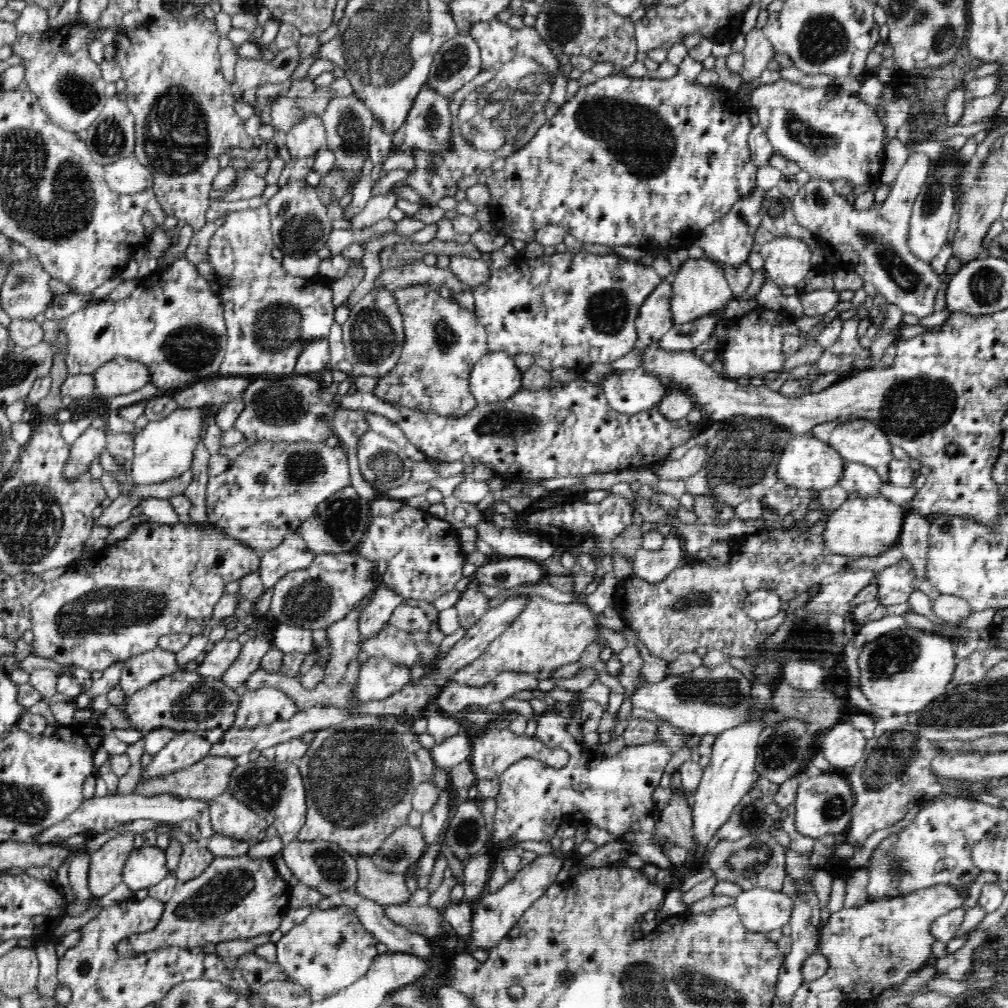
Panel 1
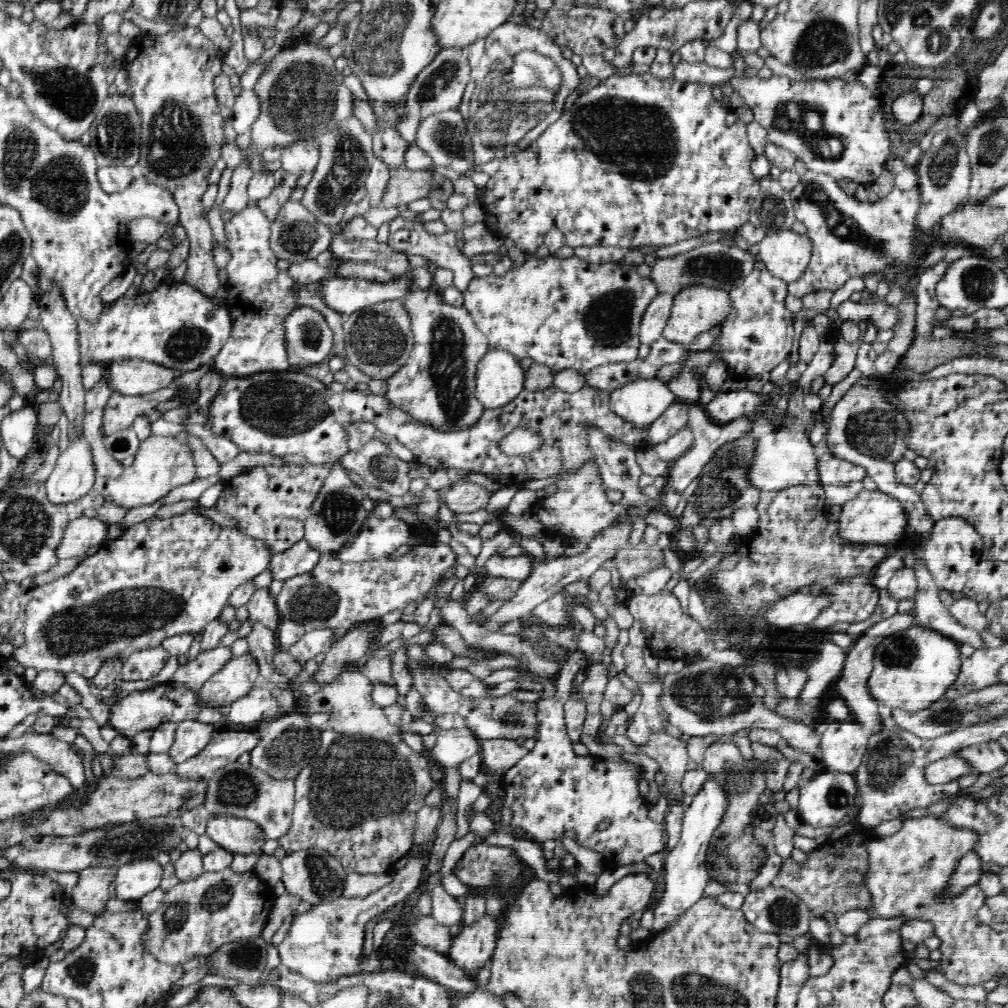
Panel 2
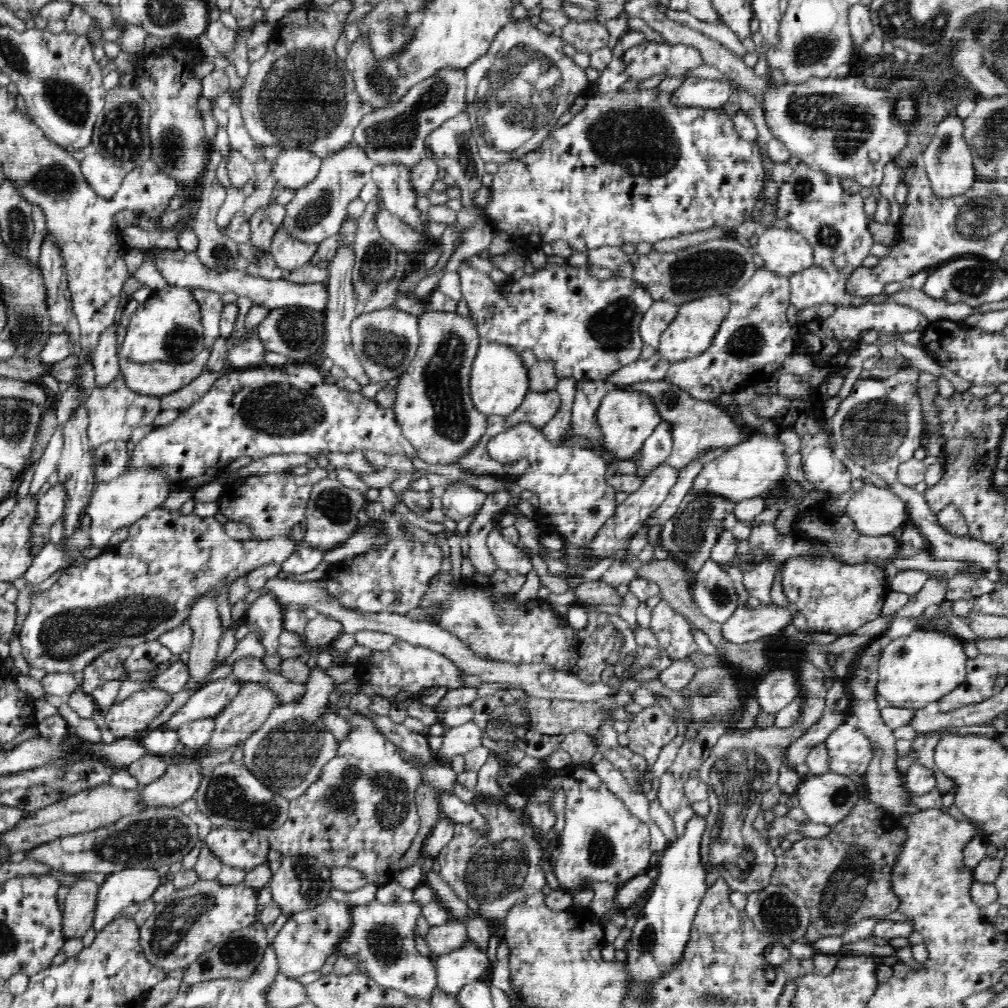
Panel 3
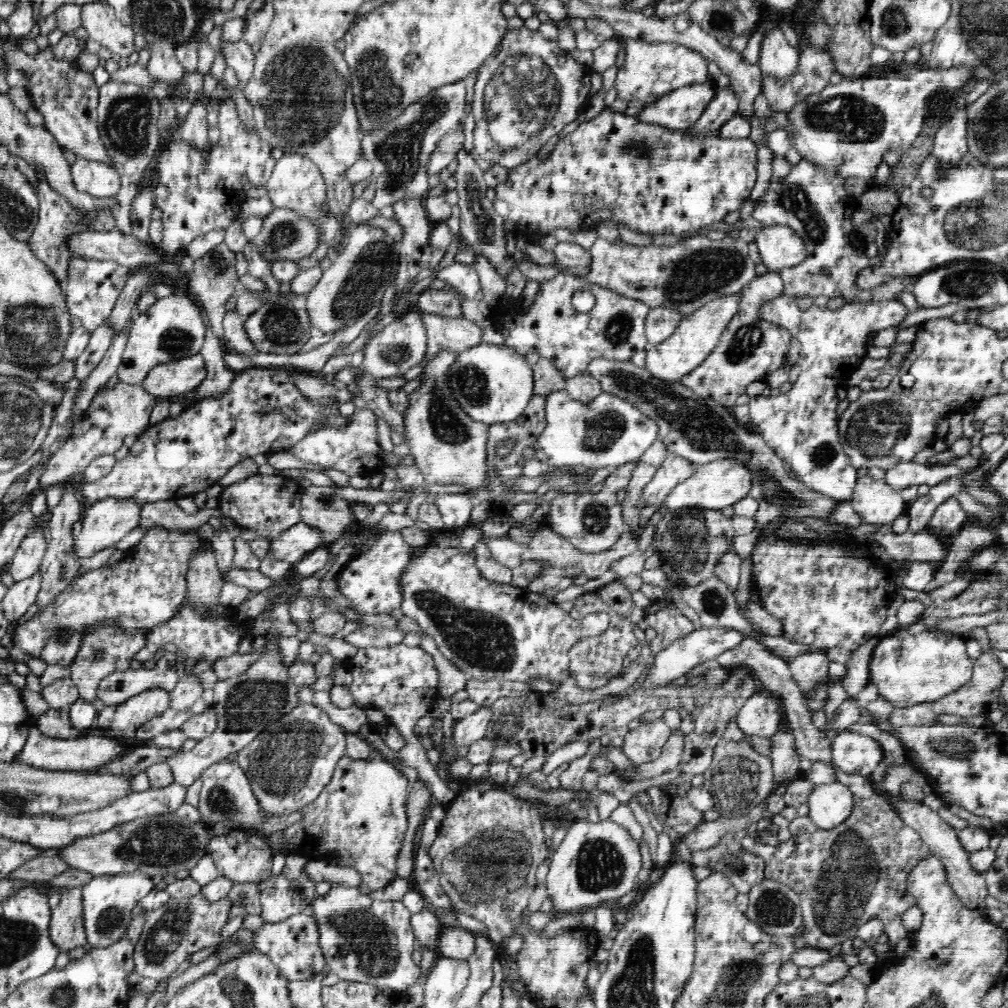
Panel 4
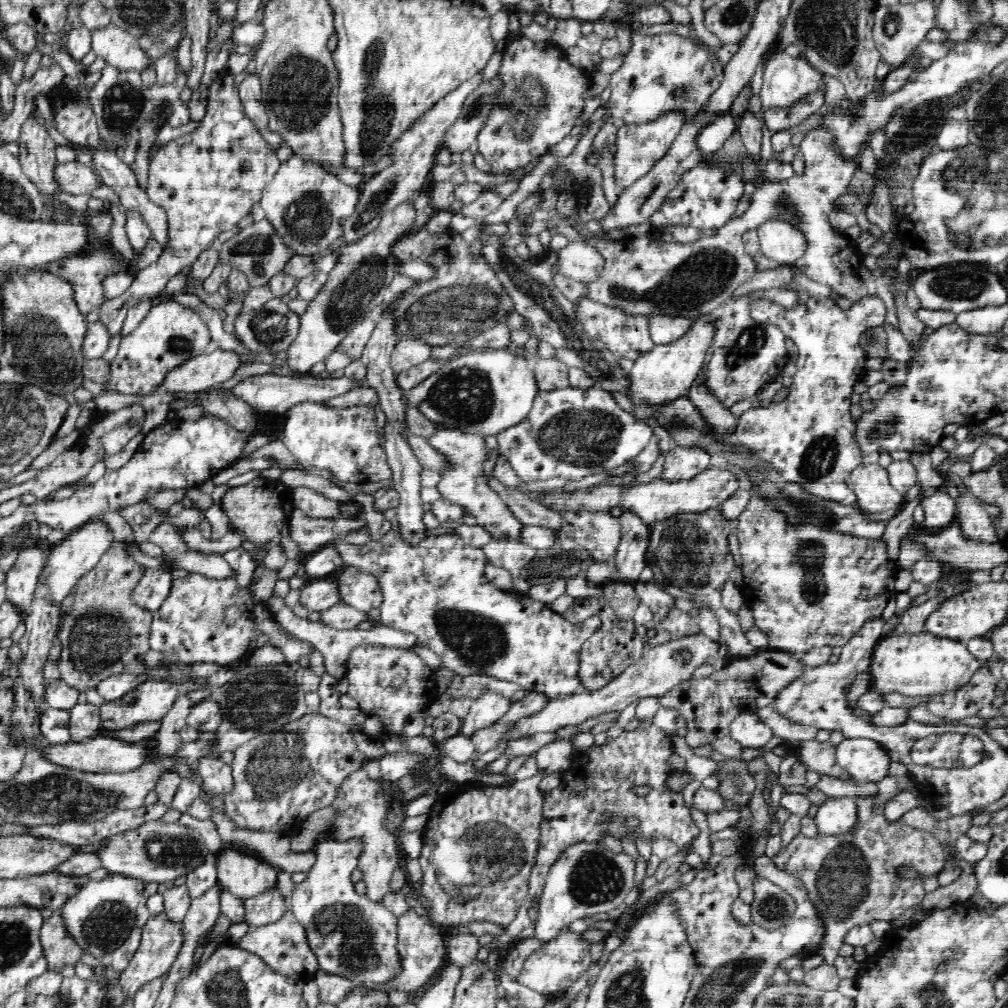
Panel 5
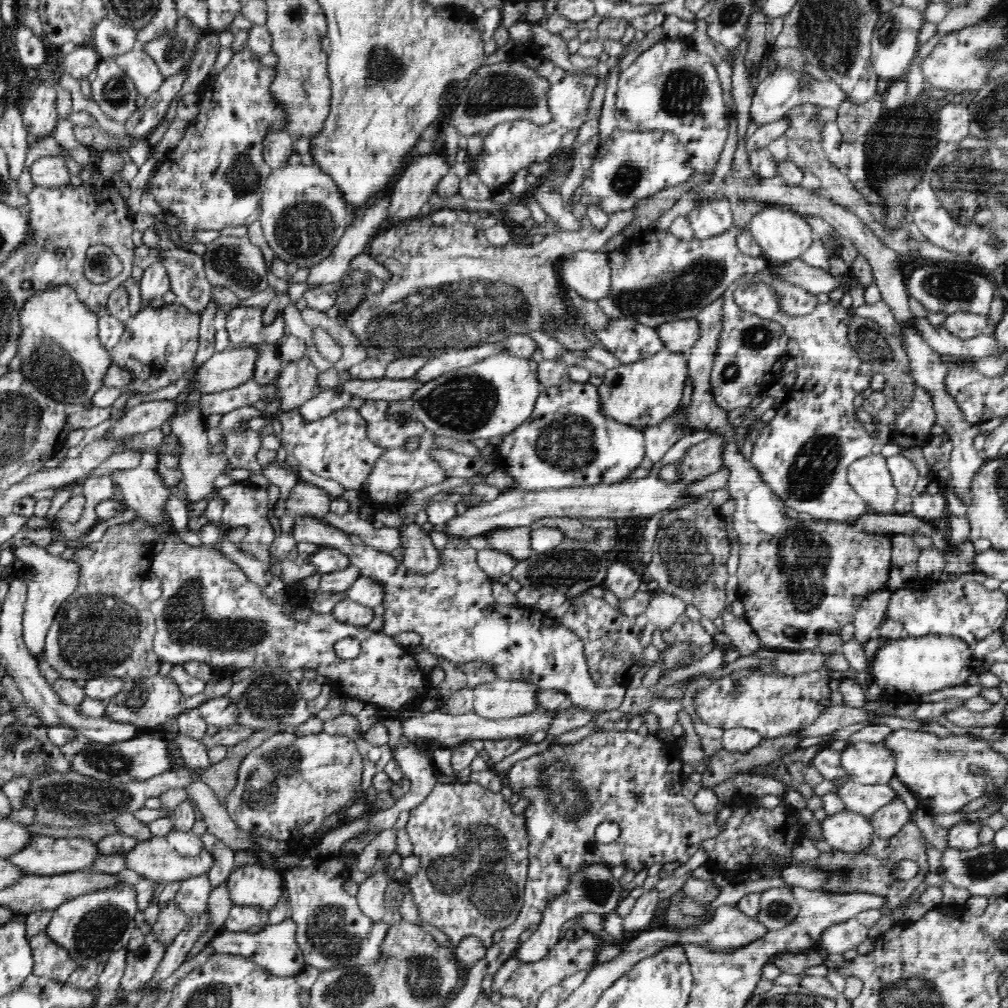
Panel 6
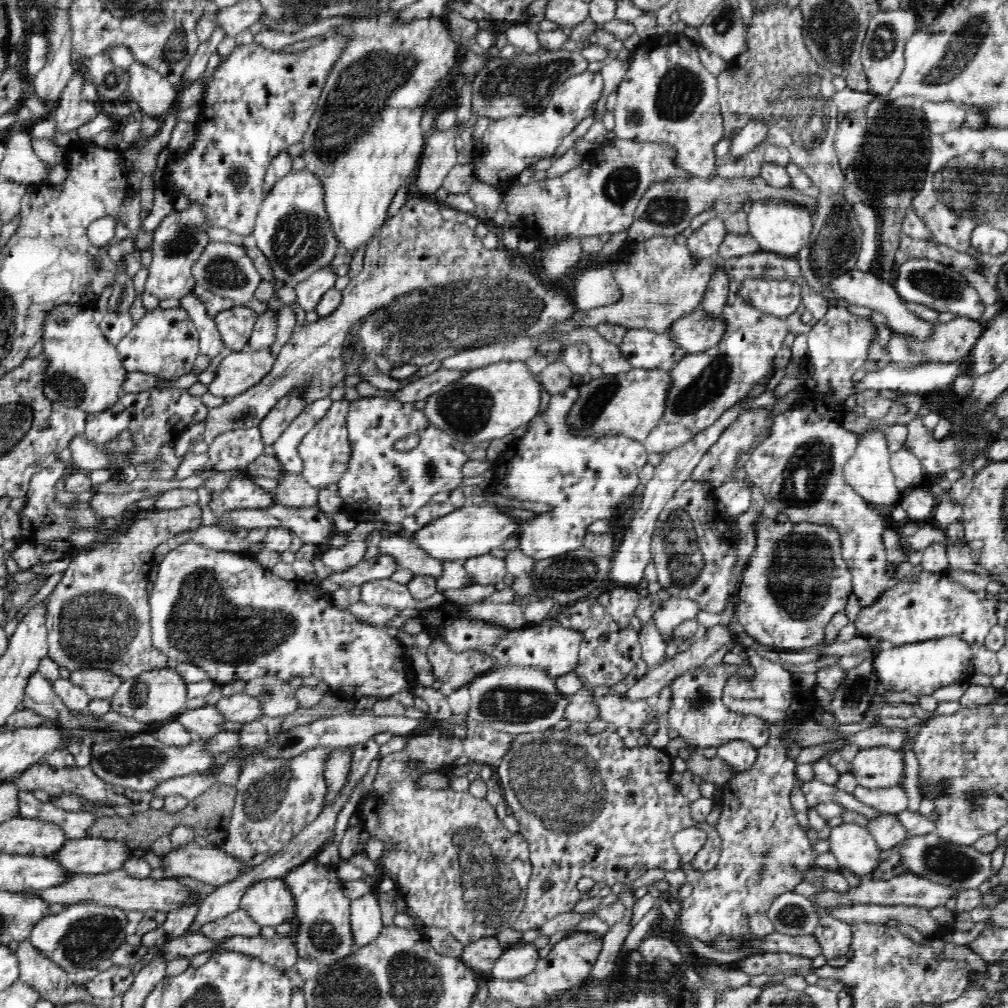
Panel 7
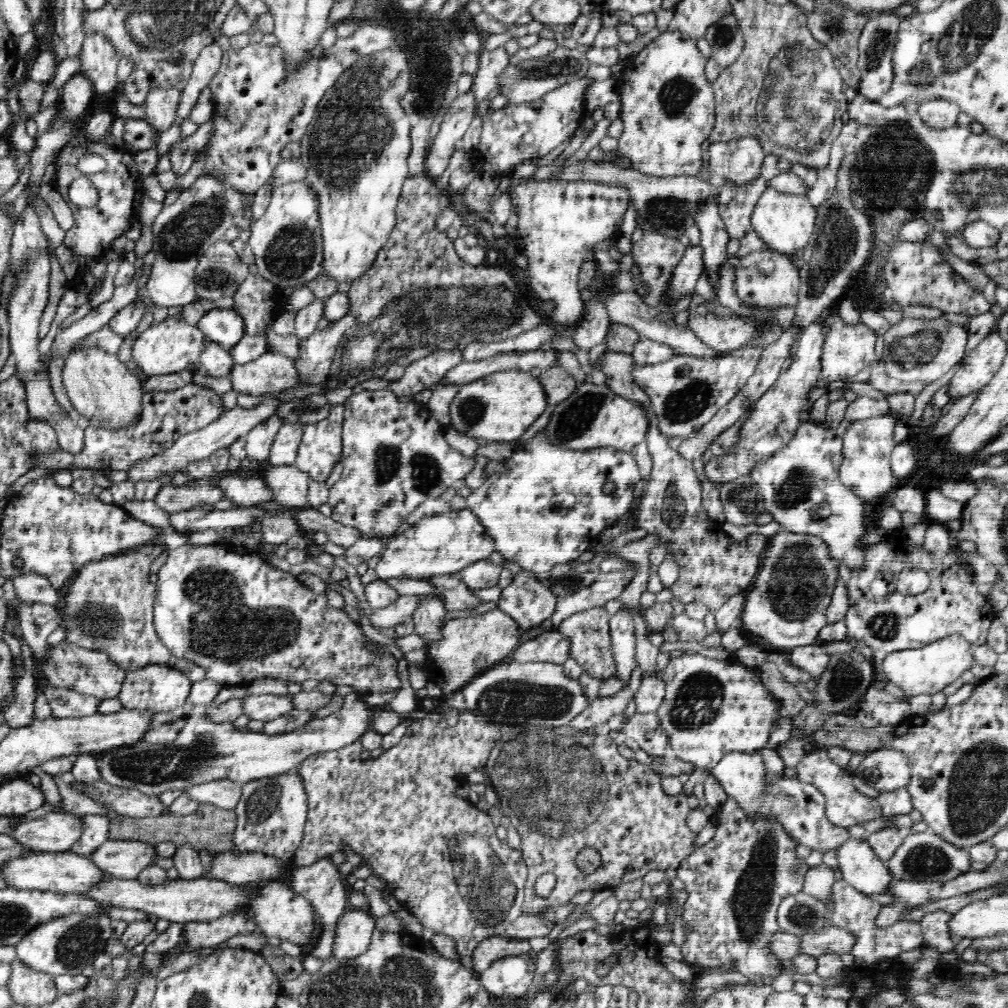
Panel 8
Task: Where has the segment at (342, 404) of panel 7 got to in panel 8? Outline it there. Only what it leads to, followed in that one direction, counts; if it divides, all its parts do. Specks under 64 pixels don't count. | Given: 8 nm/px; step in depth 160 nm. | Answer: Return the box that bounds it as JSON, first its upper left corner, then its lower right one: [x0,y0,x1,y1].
[295,405,345,482]

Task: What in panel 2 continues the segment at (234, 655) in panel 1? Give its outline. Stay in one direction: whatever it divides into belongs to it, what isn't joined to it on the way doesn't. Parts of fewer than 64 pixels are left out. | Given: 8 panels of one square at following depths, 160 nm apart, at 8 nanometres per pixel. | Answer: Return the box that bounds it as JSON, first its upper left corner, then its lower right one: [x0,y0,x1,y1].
[168,645,232,690]

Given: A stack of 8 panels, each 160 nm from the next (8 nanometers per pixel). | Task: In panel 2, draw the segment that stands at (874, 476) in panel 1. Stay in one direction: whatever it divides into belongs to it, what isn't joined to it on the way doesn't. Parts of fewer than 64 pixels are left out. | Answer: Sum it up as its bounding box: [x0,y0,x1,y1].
[820,455,867,486]

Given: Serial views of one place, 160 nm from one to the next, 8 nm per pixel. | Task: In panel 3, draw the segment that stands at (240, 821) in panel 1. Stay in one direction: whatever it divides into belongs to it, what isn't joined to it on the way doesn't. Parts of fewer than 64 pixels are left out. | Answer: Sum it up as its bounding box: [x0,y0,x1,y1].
[204,826,269,872]

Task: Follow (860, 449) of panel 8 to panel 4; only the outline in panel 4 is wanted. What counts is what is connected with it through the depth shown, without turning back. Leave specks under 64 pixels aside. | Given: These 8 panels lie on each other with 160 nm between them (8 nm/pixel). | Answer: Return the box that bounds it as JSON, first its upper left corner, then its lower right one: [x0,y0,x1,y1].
[851,475,908,527]

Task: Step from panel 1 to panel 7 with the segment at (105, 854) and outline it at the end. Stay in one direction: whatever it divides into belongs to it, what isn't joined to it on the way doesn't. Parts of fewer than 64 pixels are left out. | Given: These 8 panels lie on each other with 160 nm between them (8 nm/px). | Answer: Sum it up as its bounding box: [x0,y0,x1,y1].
[18,939,76,1006]

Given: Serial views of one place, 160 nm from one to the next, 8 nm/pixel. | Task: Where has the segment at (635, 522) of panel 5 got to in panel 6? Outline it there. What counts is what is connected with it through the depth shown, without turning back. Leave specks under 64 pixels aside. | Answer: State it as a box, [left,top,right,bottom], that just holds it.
[604,559,645,600]

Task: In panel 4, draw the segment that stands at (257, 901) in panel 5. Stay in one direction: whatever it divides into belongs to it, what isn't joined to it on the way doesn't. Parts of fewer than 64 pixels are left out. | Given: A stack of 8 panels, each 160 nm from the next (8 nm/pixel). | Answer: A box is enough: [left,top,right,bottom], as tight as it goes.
[259,854,316,924]

